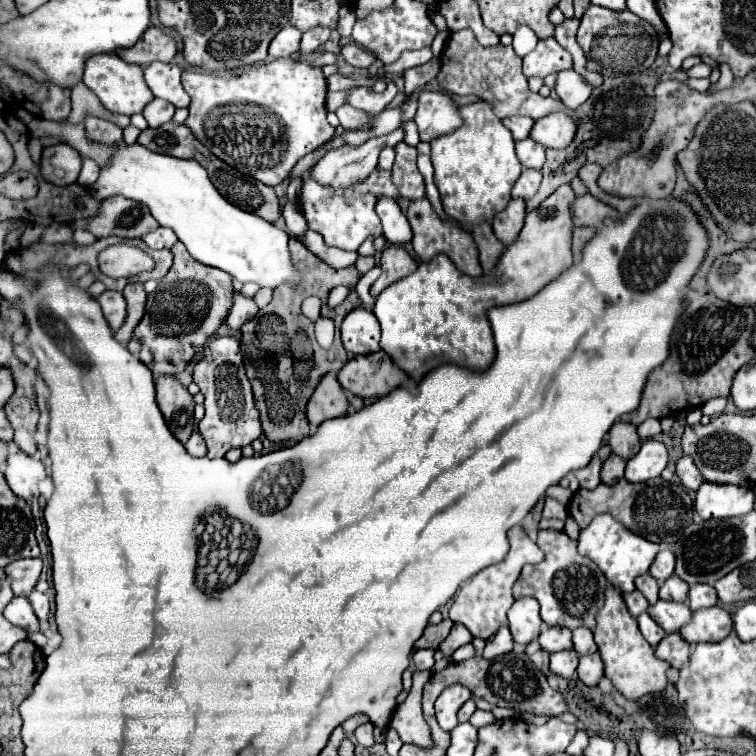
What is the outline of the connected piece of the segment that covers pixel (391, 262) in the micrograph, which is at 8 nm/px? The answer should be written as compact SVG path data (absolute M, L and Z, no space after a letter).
M386 246L384 252L382 252L382 258L380 258L380 268L382 268L382 274L380 278L372 284L370 288L370 294L376 298L386 286L390 286L392 282L400 280L402 276L408 276L410 272L414 272L418 268L418 262L406 252L404 246Z

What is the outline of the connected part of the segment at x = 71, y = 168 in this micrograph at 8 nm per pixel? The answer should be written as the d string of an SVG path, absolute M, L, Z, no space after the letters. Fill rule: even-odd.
M56 144L44 148L40 168L42 176L56 186L74 184L82 168L82 156L68 144Z

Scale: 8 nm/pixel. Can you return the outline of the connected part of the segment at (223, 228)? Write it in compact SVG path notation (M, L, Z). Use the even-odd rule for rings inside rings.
M94 116L84 120L84 126L90 140L102 144L118 144L118 152L114 154L110 166L100 170L100 178L92 186L92 194L96 200L120 194L146 204L152 216L160 222L160 226L168 226L176 232L178 240L188 248L194 260L206 266L220 268L242 284L290 284L294 288L302 284L302 274L292 264L288 252L288 234L266 222L264 218L232 206L214 188L208 178L208 172L200 164L196 164L194 160L180 160L156 154L140 144L128 146L122 140L122 128L112 122L98 120Z

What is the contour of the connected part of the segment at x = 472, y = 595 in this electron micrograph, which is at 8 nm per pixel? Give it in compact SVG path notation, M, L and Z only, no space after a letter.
M520 526L508 530L508 540L510 540L508 556L500 564L480 570L468 584L464 584L458 590L454 604L450 606L450 620L464 624L472 632L474 638L488 640L502 624L506 624L506 612L514 602L512 586L518 580L522 566L524 564L538 564L544 560L544 552L540 552L536 542L532 542Z

